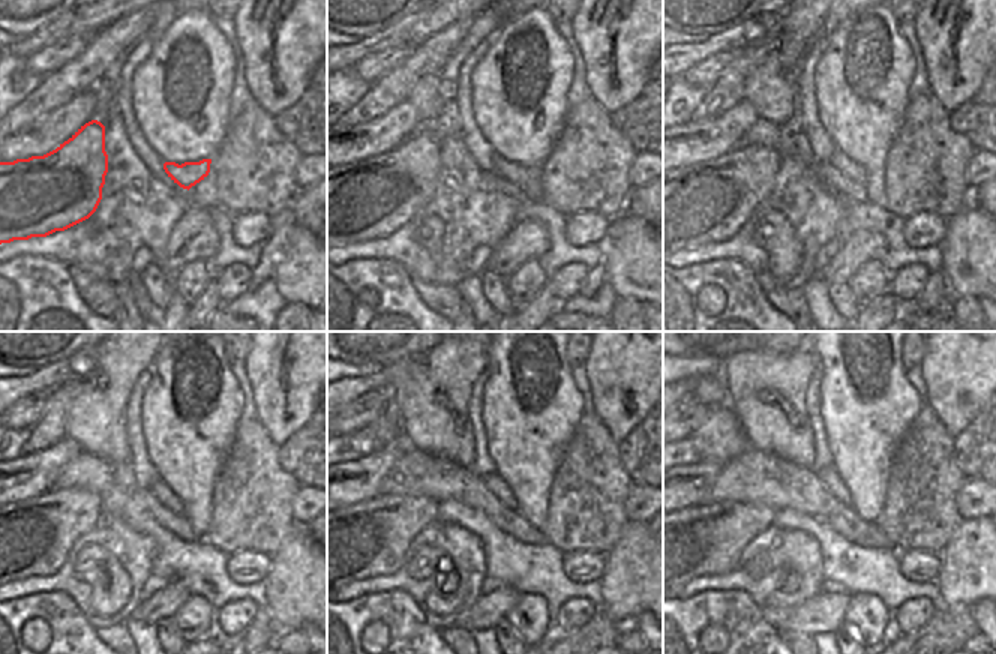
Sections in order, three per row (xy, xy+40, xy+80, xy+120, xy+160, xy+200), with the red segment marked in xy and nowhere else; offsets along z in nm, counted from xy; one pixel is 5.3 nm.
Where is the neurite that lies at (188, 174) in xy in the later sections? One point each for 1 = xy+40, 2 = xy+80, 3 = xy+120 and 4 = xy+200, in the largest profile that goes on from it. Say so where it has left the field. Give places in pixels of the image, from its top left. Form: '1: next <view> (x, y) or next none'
1: next xy+40 (515, 173)
2: next xy+80 (846, 167)
3: next xy+120 (162, 492)
4: next xy+200 (828, 476)

